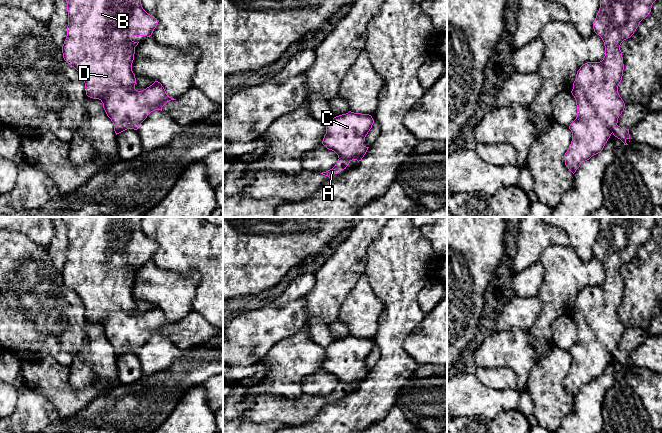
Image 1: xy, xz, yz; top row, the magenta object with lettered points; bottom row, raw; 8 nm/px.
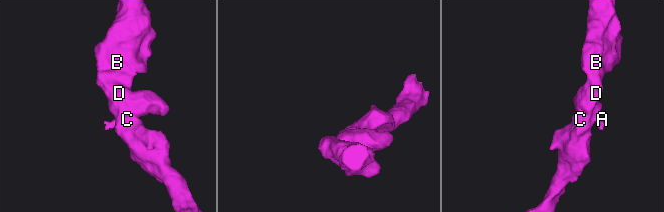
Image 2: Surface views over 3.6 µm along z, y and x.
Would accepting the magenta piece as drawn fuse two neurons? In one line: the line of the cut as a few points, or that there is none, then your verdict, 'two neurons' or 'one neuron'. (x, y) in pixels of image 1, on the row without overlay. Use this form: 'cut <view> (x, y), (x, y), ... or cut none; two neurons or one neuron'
cut xz (339, 382), (349, 386); two neurons

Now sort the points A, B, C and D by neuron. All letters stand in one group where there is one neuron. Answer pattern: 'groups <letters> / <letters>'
groups A / B C D

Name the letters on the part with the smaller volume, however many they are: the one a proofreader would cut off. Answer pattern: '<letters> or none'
A

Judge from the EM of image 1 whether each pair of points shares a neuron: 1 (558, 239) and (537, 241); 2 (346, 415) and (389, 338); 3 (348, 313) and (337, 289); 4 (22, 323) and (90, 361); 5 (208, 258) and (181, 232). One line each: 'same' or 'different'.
1: same
2: same
3: different
4: different
5: same

